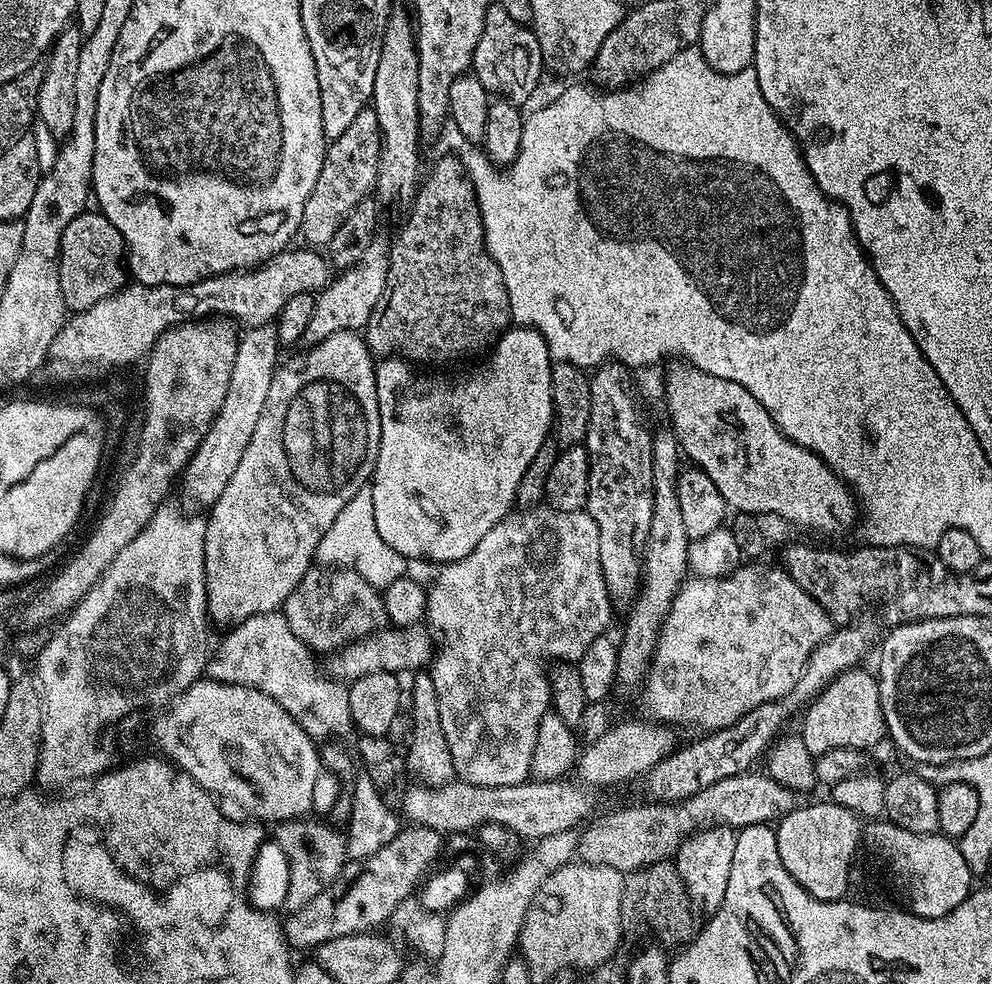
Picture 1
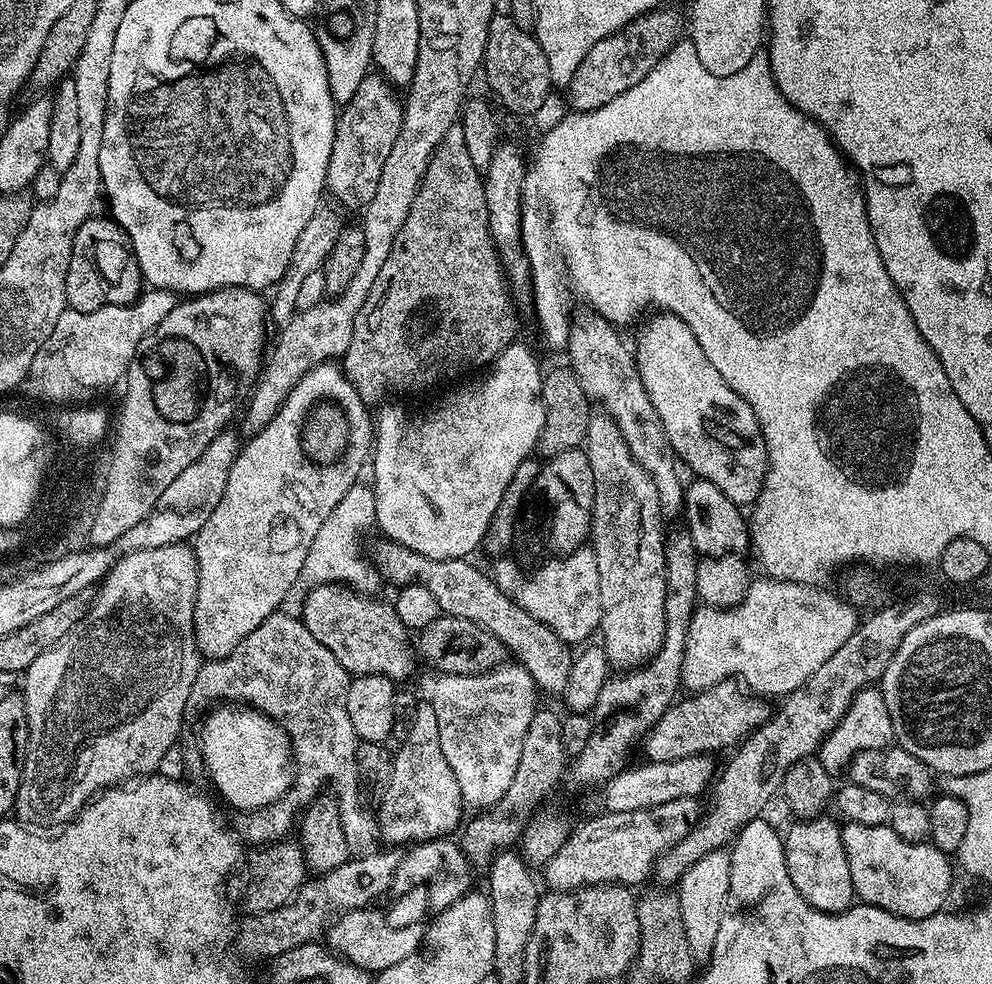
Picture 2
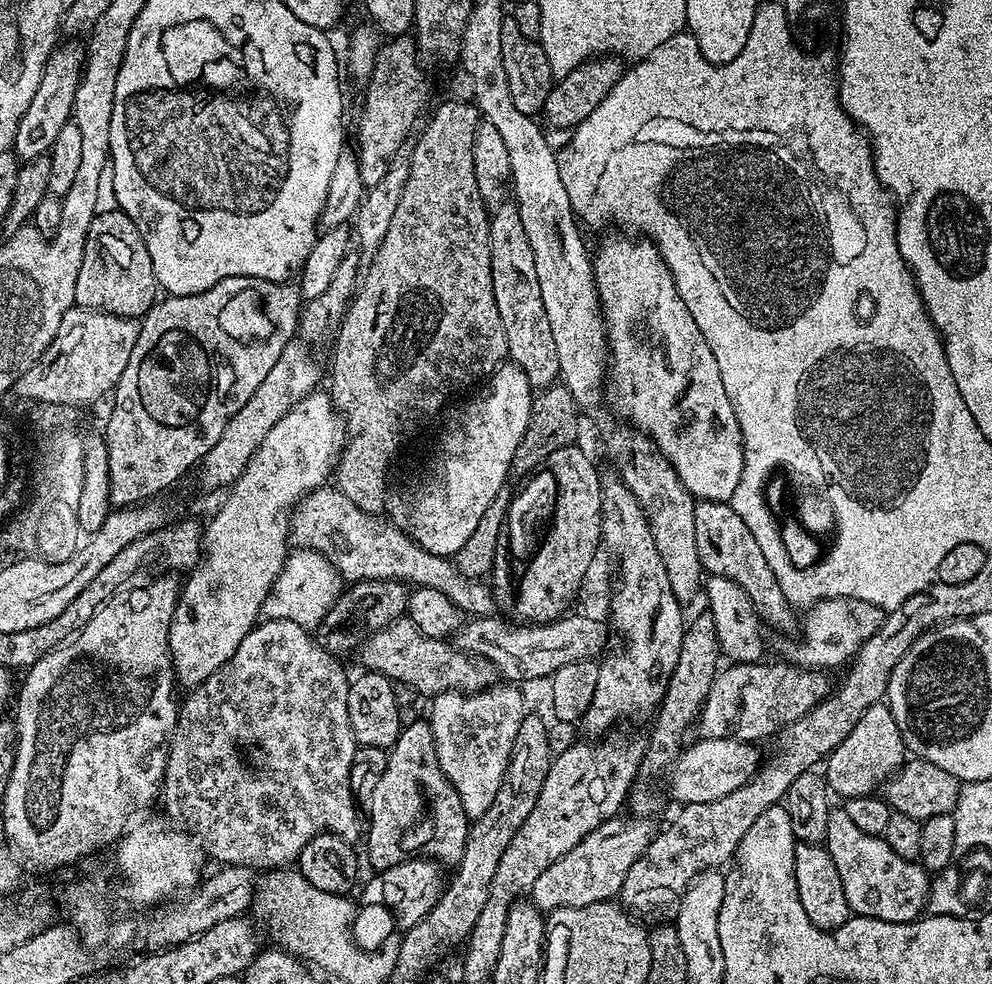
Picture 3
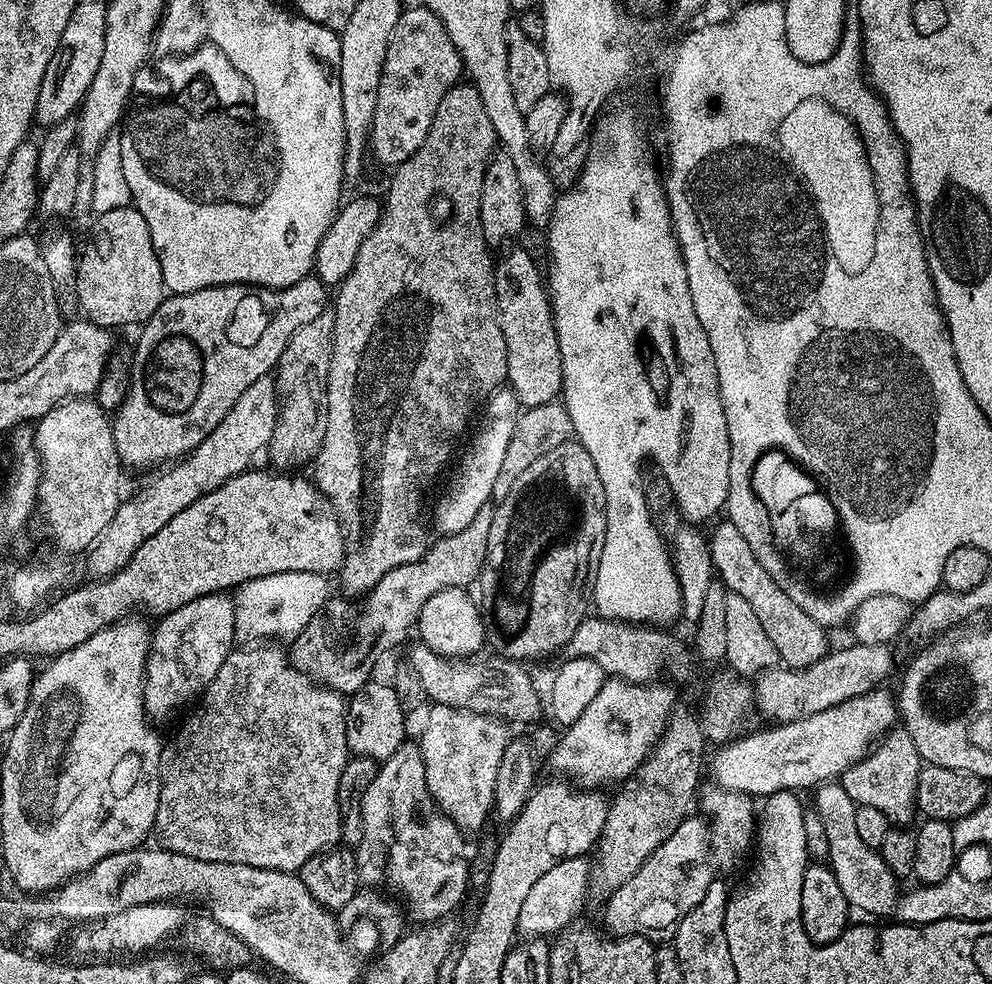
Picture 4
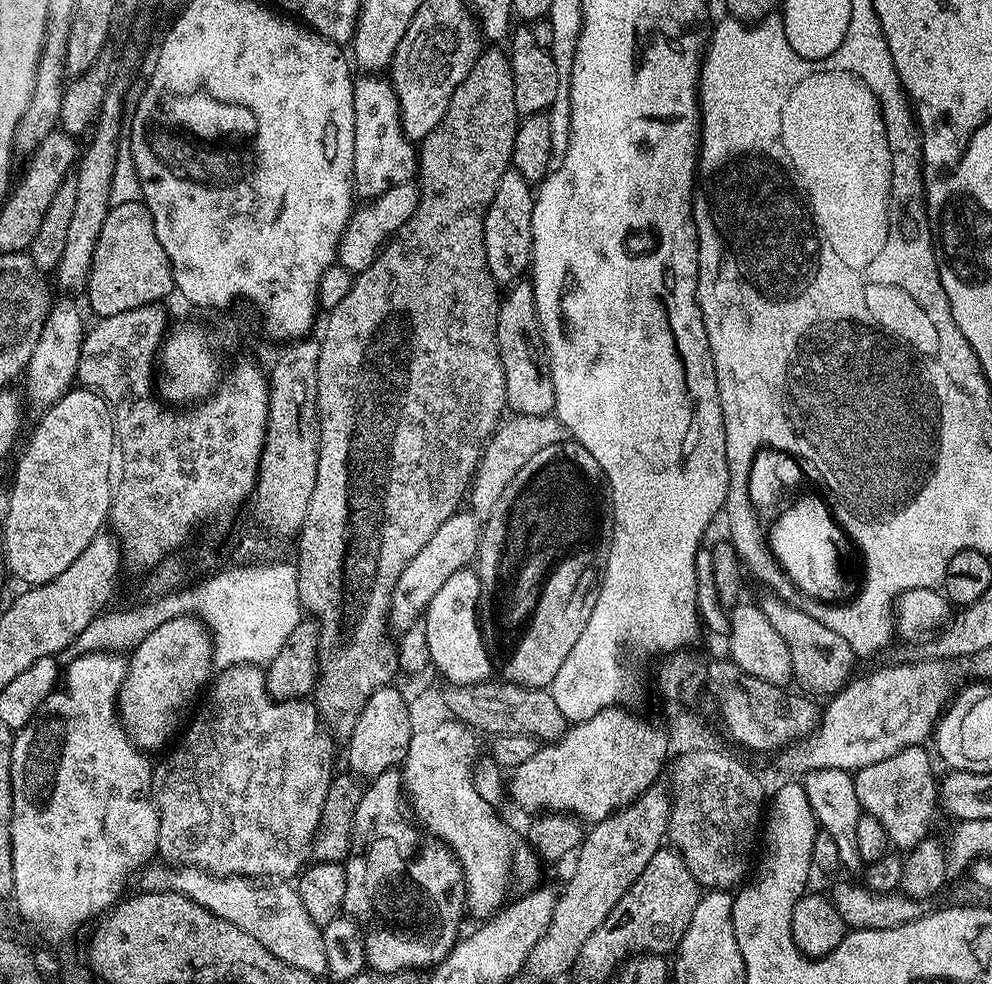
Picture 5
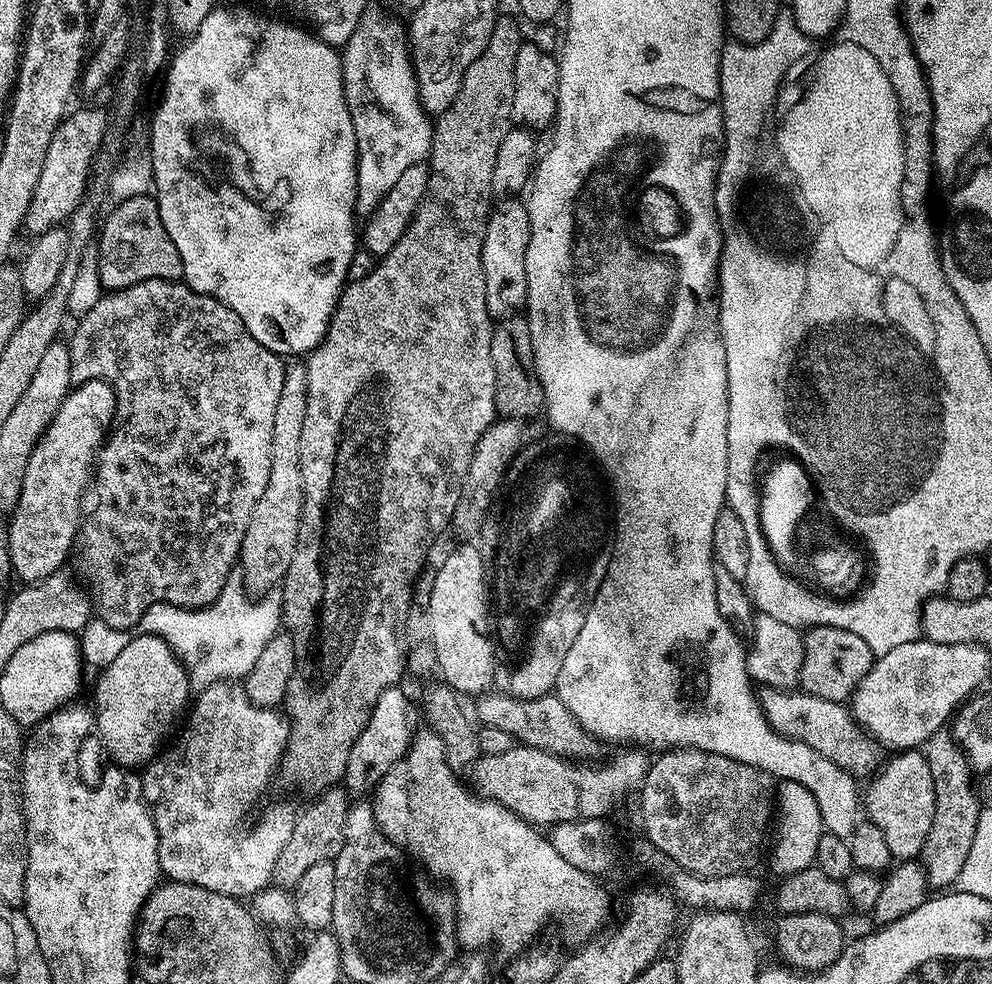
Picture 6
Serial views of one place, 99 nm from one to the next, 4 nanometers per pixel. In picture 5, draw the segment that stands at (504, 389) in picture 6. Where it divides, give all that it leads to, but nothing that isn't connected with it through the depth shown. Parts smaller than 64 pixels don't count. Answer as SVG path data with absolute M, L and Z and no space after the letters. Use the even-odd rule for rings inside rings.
M521 278L503 293L498 310L496 341L506 374L508 408L515 415L549 415L555 409L554 386L548 373L548 358L544 355L544 339L540 337L540 323L534 306L534 290L527 279Z

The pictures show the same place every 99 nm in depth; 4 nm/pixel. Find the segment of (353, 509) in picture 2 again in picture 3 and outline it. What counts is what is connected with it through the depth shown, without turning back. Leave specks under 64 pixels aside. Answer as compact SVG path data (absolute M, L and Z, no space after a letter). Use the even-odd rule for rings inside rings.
M296 548L284 561L284 569L276 576L262 612L269 620L289 620L309 630L319 629L324 616L334 606L346 587L340 572L313 548Z

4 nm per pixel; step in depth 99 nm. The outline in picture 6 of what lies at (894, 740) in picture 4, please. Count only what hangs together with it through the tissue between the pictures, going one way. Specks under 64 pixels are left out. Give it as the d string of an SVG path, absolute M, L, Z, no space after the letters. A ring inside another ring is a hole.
M900 750L892 761L877 771L872 784L863 793L866 816L882 830L890 845L890 854L897 860L914 860L926 846L926 834L934 823L934 778L923 751Z

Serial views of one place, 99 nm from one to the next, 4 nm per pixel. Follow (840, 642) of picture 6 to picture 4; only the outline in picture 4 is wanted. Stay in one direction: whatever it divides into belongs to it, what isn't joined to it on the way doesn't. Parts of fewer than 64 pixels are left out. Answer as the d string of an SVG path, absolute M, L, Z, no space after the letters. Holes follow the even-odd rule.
M721 519L721 524L710 532L708 549L712 555L715 575L729 592L742 594L743 600L754 609L758 622L762 622L762 630L766 630L770 642L774 642L774 650L778 650L783 667L805 668L828 655L829 633L821 624L814 622L814 618L810 618L810 614L806 614L802 606L794 603L786 595L786 590L782 590L782 586L774 582L774 578L770 578L770 574L766 574L766 569L758 563L758 558L754 558L746 538L742 538L742 533L728 519Z

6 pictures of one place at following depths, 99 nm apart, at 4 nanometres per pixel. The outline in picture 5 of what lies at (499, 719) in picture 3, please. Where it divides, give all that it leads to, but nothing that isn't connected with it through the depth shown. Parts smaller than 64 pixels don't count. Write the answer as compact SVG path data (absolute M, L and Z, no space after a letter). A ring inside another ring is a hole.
M455 718L447 719L441 724L432 724L429 728L417 727L413 731L408 753L402 765L404 791L407 803L410 805L411 815L419 821L423 831L429 837L435 838L447 846L456 855L456 860L462 866L464 885L468 888L467 907L471 913L473 910L476 915L480 916L479 918L488 918L505 903L504 895L508 892L512 871L516 871L518 879L525 880L528 886L532 886L539 881L536 879L540 876L542 864L536 858L524 860L524 855L530 852L529 845L522 840L520 844L515 830L506 821L496 817L497 813L482 800L474 788L474 768L480 754L478 746L481 737L467 724L462 724Z

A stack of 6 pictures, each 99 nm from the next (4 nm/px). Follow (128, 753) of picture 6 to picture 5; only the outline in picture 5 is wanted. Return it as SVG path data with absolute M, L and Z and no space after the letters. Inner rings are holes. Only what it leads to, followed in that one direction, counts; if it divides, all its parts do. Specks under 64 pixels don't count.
M194 616L170 618L162 622L162 626L150 630L150 634L140 637L127 662L126 678L116 699L116 711L120 725L132 743L152 754L155 748L162 747L172 735L175 737L181 731L192 699L196 695L199 697L209 683L214 672L212 635L206 625Z

